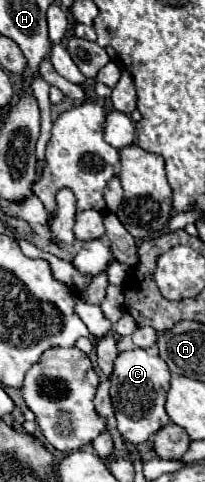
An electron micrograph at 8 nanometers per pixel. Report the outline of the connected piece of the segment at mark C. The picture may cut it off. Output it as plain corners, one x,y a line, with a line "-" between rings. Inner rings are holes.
133,348
119,352
113,364
111,374
111,402
117,418
117,430
129,444
147,442
157,430
169,424
169,416
165,414
165,394
169,386
169,368
163,358
149,354
143,348

